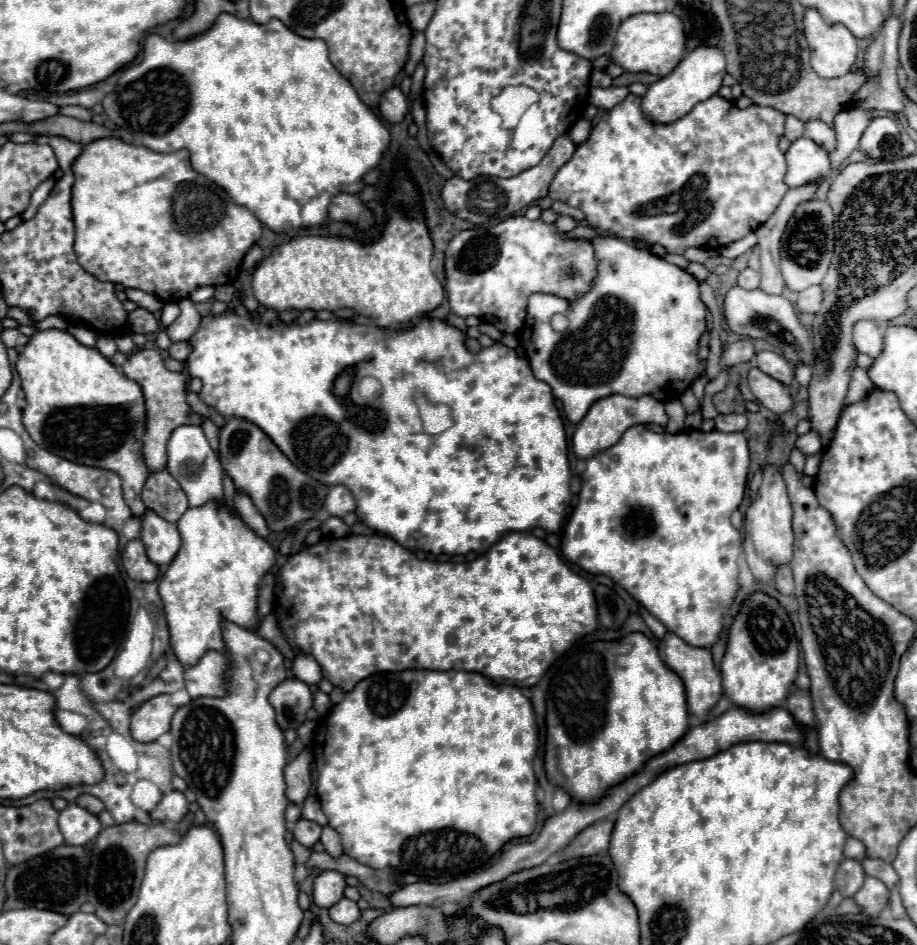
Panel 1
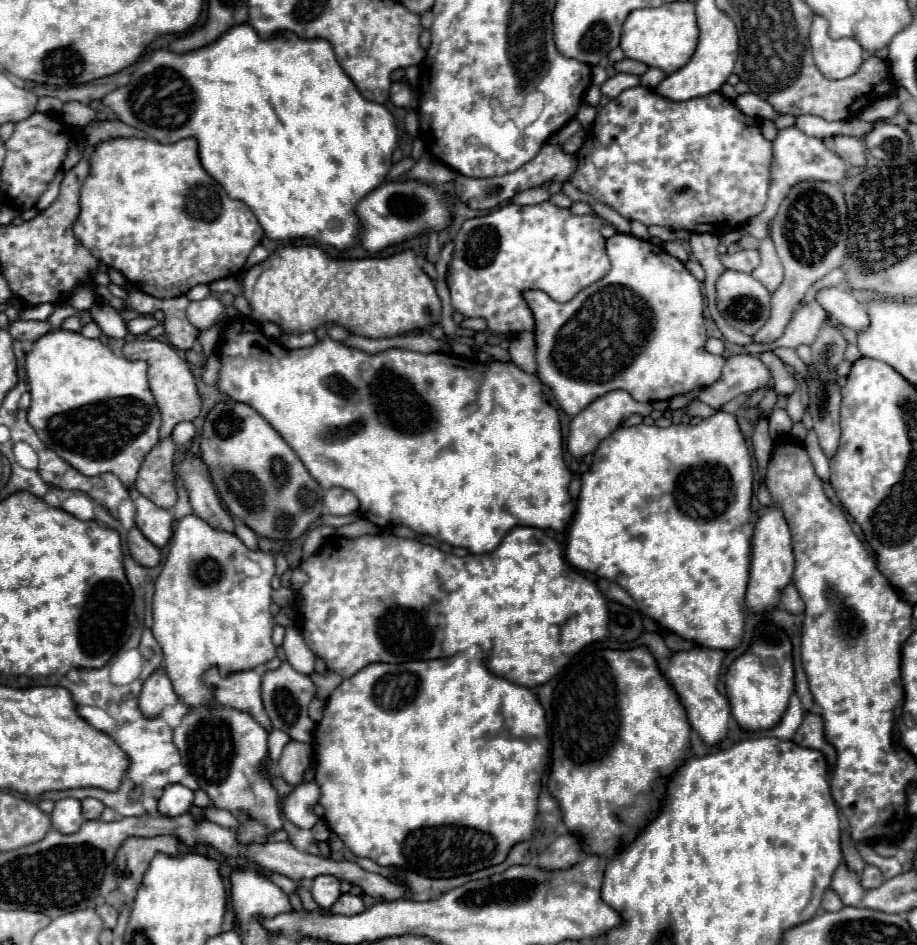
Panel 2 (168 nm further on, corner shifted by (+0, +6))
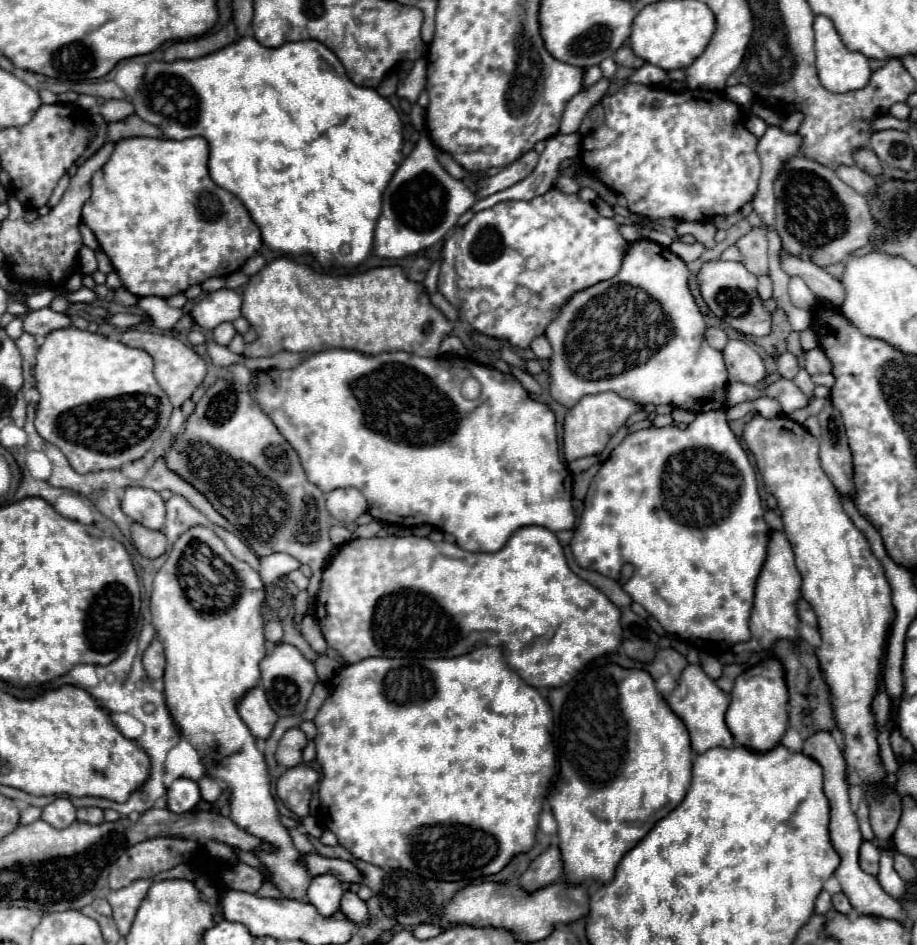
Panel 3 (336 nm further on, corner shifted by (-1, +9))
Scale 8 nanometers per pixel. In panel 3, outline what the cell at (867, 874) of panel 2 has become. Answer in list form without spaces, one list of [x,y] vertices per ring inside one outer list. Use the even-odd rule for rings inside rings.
[[[863,840],[861,842],[861,850],[859,850],[859,864],[861,864],[861,868],[867,872],[867,874],[877,874],[877,870],[879,870],[879,848],[873,844],[873,842],[869,842],[869,840]]]

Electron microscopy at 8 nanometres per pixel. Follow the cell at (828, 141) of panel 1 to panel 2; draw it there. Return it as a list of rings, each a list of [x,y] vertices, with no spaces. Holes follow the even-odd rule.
[[[836,135],[836,137],[832,137],[830,147],[850,165],[854,165],[854,167],[864,167],[866,165],[864,143],[860,139],[846,137],[846,135]]]

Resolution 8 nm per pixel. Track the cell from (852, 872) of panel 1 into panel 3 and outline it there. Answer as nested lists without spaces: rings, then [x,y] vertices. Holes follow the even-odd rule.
[[[843,892],[833,894],[833,908],[837,914],[853,914],[853,906],[849,904],[849,900]]]

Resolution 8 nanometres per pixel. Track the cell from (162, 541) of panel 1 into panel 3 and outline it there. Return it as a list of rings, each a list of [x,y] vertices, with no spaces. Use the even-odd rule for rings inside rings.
[[[125,488],[121,510],[145,528],[161,530],[165,522],[165,502],[155,490],[149,488]]]

